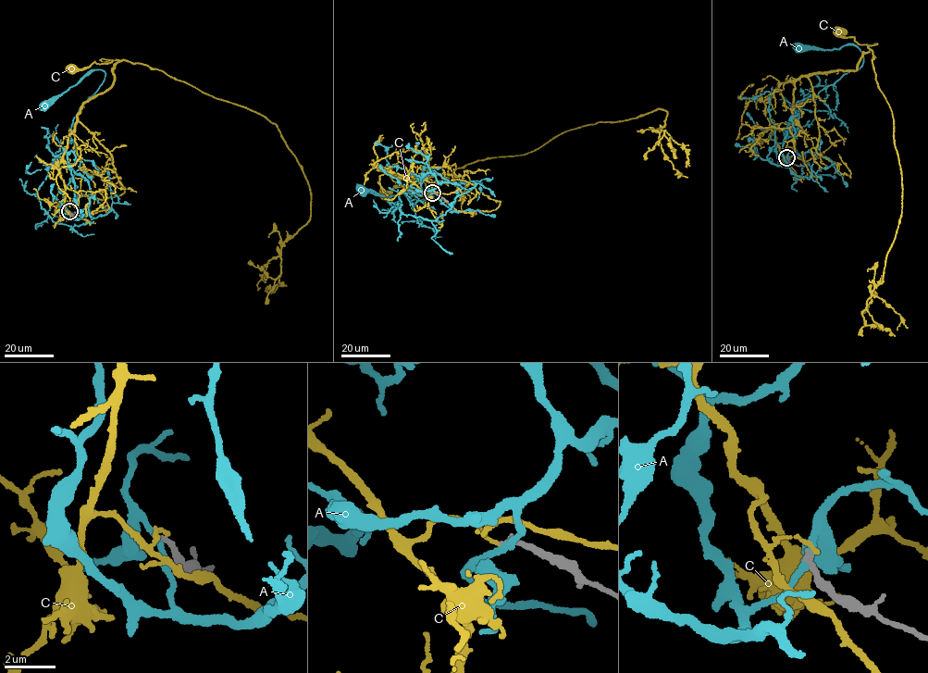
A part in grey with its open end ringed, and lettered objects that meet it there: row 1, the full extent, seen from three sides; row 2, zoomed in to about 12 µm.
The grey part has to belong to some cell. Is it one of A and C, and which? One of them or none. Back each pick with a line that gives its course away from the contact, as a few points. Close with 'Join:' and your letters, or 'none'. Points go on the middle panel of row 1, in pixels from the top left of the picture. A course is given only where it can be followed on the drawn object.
Join: none

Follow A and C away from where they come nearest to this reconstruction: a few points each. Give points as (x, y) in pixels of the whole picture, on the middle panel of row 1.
A: (432, 193), (449, 180), (431, 169), (401, 193), (411, 194), (414, 204), (429, 193), (362, 190)
C: (432, 193), (384, 168), (413, 194), (433, 191), (434, 182), (426, 188), (422, 181), (392, 188), (386, 194)

